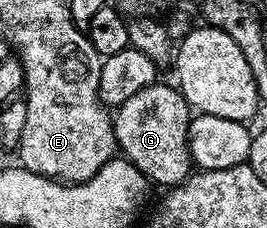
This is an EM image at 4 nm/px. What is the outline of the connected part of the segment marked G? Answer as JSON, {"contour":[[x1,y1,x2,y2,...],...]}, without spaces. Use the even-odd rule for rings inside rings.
{"contour":[[156,81,117,106,113,118,114,139,126,160,155,185,173,187,182,184,192,171,187,133,192,108,175,86]]}

